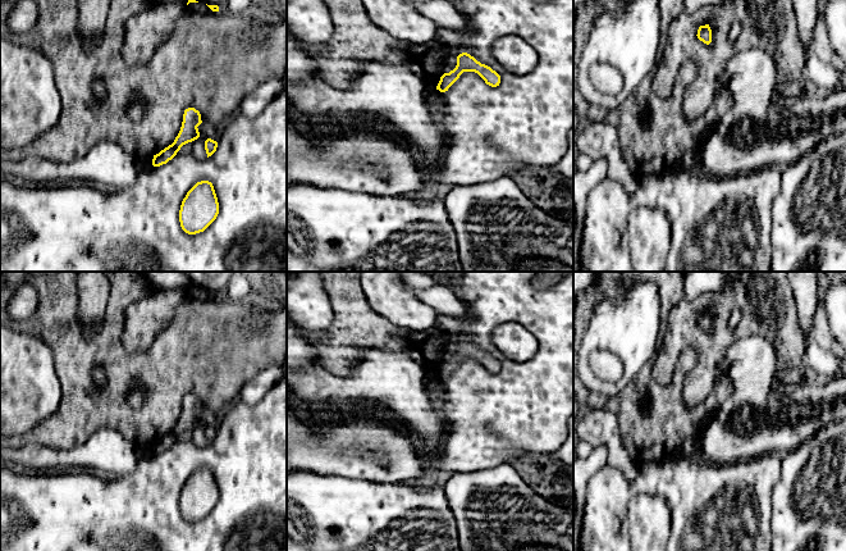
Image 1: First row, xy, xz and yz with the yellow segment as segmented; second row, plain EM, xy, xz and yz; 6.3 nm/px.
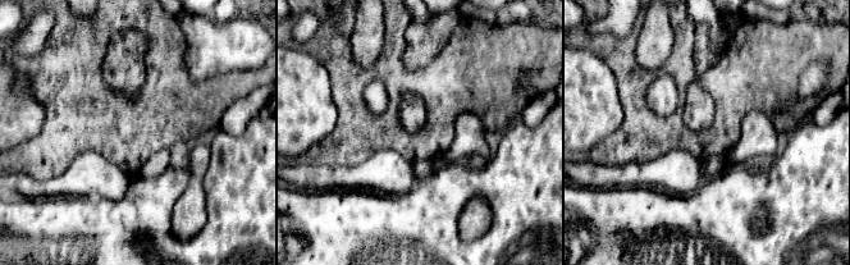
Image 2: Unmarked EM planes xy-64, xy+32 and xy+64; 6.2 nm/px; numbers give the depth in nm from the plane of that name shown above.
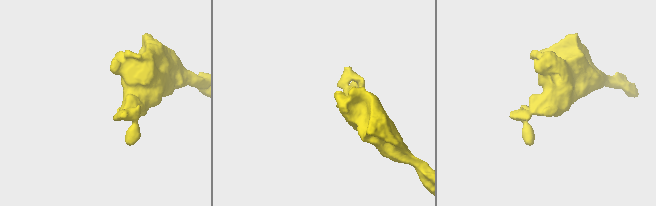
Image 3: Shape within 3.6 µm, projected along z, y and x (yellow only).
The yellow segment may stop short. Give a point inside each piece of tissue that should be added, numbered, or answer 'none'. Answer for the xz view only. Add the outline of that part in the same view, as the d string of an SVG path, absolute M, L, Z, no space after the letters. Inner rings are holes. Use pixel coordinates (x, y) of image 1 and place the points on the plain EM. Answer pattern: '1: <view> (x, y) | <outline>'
none

